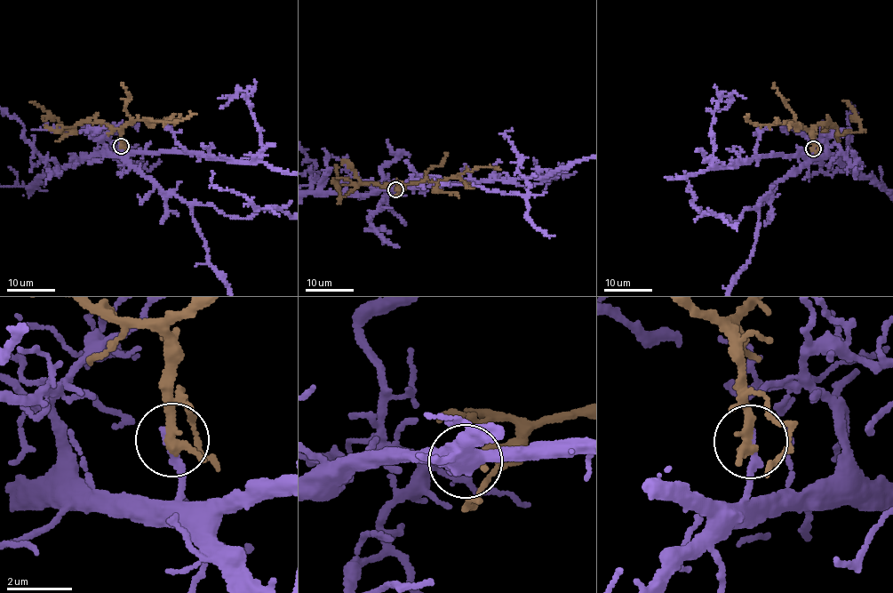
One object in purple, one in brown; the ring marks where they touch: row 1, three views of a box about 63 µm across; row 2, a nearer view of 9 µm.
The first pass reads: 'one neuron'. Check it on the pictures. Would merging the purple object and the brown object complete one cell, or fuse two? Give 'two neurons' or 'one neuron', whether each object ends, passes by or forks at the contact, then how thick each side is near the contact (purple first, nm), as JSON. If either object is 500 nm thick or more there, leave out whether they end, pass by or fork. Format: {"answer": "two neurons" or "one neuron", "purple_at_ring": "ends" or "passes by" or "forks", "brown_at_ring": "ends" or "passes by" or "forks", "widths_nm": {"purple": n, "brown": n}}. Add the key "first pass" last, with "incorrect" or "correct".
{"answer": "two neurons", "purple_at_ring": "ends", "brown_at_ring": "ends", "widths_nm": {"purple": 240, "brown": 380}, "first pass": "incorrect"}

